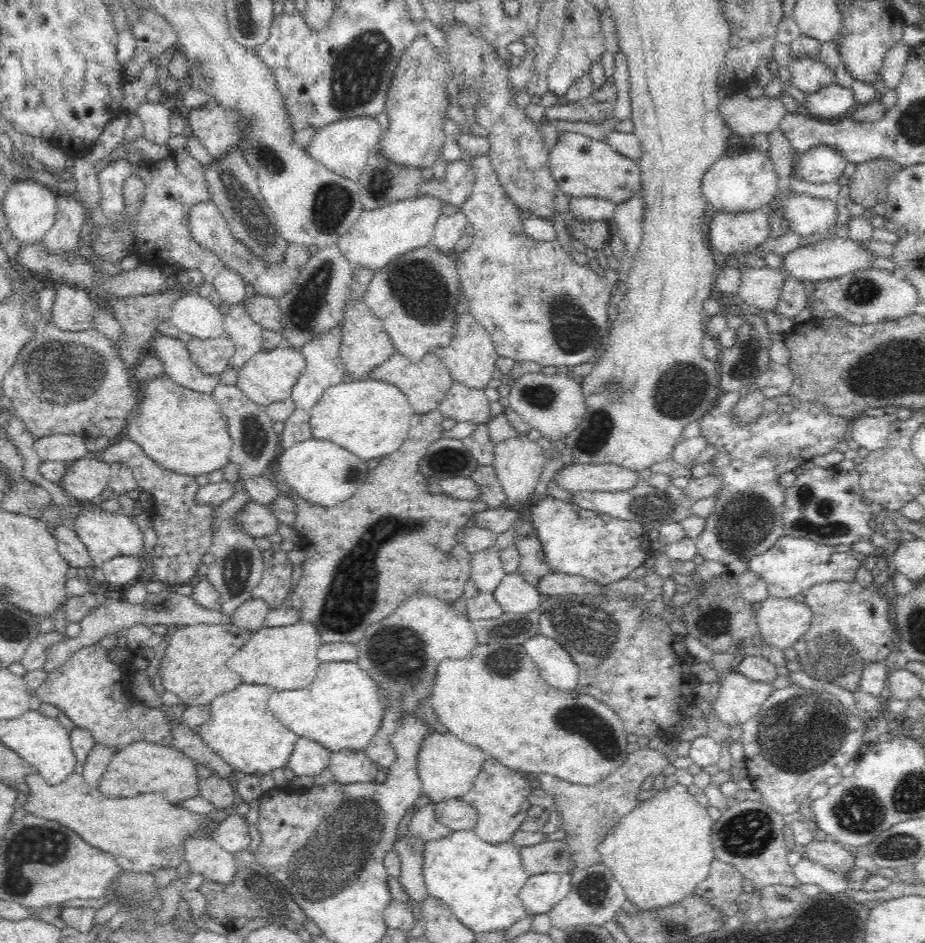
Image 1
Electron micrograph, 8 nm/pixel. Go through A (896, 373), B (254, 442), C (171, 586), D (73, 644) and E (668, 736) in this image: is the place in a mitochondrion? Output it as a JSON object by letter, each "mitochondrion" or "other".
{"A":"mitochondrion","B":"mitochondrion","C":"other","D":"other","E":"other"}

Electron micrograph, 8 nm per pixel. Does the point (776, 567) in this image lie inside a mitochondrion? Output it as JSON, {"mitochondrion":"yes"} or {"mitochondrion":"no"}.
{"mitochondrion":"no"}

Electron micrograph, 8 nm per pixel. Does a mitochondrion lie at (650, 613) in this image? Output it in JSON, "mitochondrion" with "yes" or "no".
{"mitochondrion":"no"}

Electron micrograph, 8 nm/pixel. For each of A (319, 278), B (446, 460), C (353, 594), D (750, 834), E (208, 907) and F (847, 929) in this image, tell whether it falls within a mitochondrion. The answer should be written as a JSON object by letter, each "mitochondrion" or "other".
{"A":"mitochondrion","B":"other","C":"mitochondrion","D":"mitochondrion","E":"other","F":"other"}

